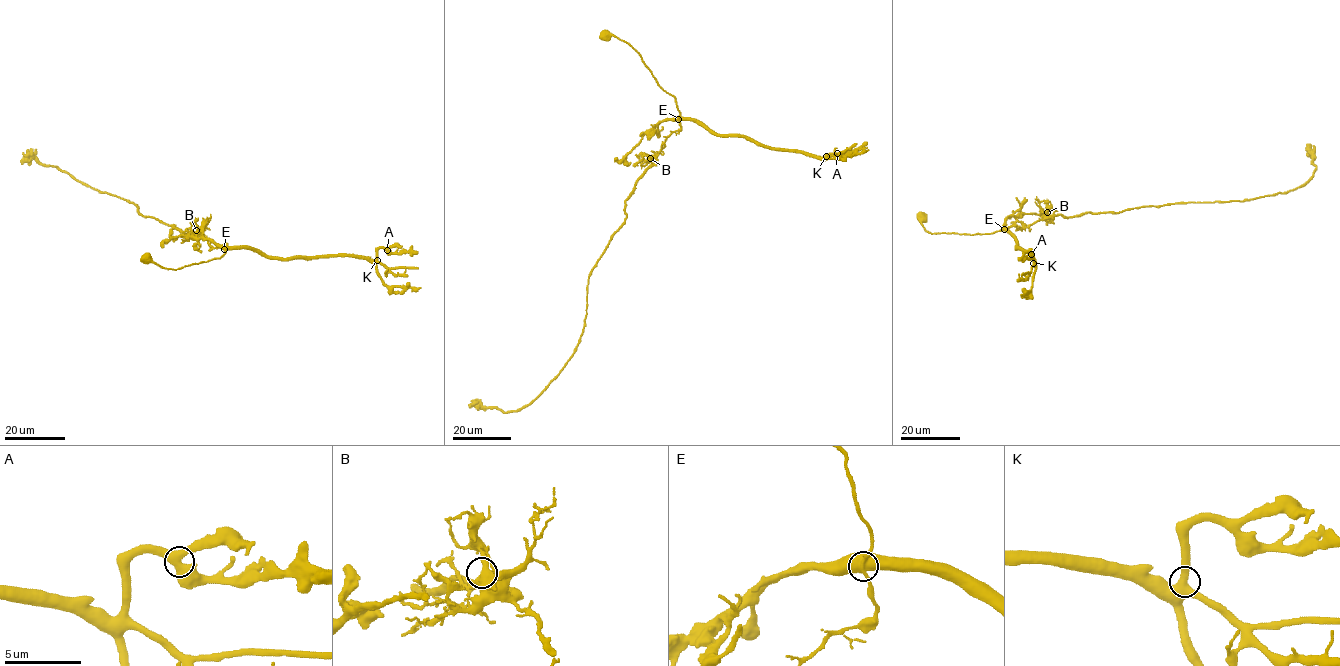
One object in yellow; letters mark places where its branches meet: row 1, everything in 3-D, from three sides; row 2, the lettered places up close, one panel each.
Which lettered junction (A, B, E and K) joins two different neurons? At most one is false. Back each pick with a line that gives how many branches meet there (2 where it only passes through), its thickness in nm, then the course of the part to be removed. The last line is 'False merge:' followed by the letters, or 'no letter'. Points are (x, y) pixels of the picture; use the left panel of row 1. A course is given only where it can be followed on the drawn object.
E: Branches: 3. Thickness 440 nm. Course of the part to remove: (224, 249), (141, 215), (137, 205), (57, 168), (33, 158), (21, 164)
False merge: E

